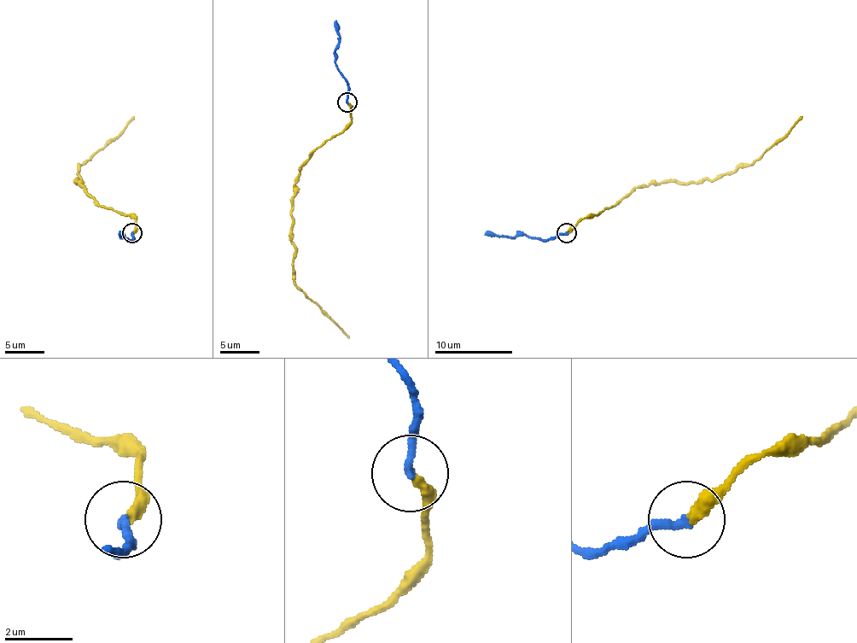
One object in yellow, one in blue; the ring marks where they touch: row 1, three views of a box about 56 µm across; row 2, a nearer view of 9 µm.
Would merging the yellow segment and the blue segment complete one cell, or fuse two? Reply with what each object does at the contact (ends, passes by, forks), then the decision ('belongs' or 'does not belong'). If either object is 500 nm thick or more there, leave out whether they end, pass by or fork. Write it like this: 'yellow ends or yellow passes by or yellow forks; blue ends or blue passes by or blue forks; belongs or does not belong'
yellow ends; blue ends; belongs

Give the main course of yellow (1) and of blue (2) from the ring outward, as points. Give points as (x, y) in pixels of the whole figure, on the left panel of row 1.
1: (133, 231), (135, 218), (102, 207), (77, 183), (80, 178), (80, 166), (107, 145), (133, 116)
2: (131, 233), (131, 239), (119, 235), (124, 235), (121, 233)

